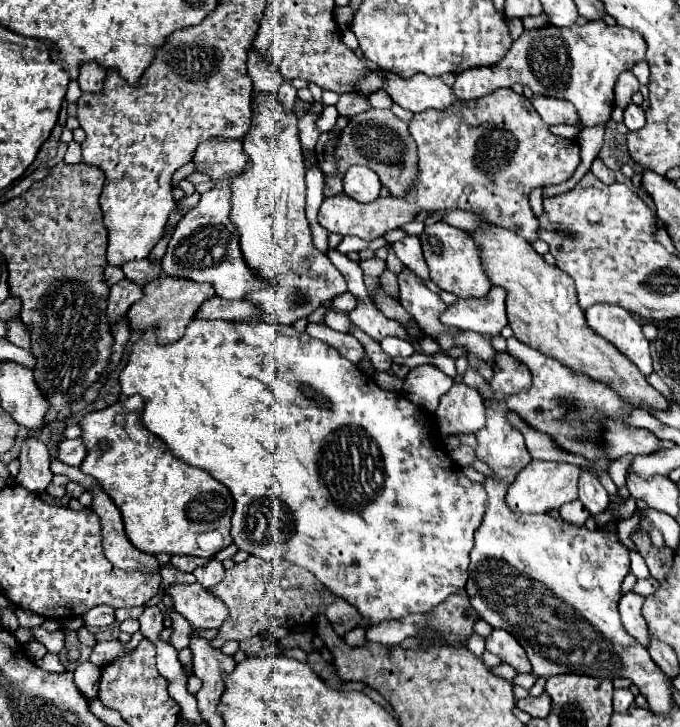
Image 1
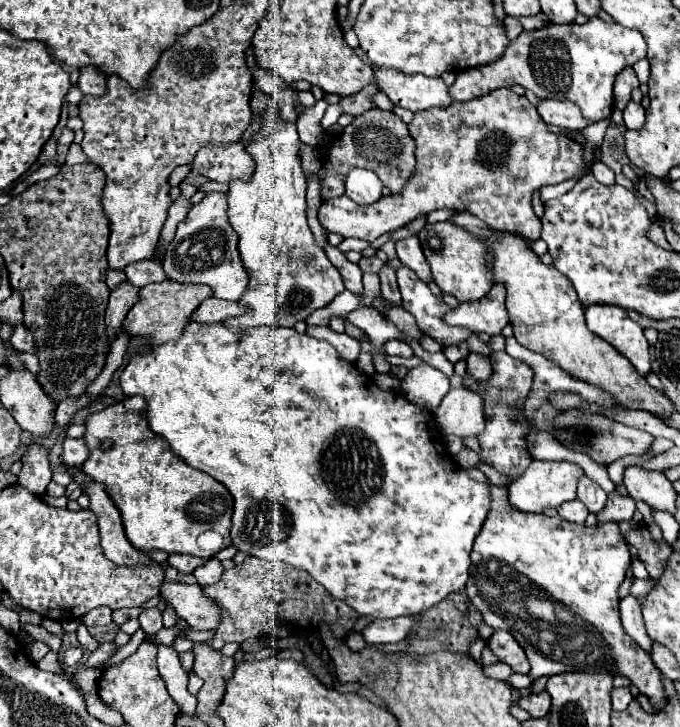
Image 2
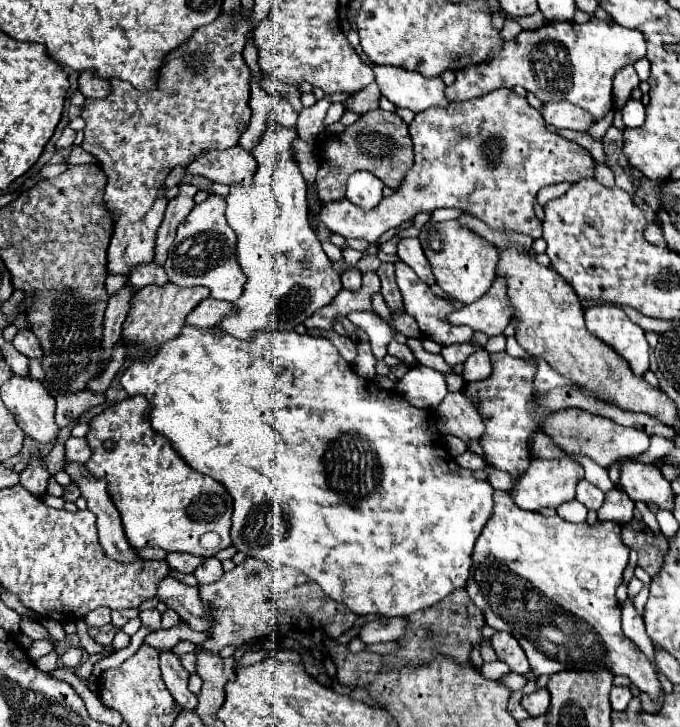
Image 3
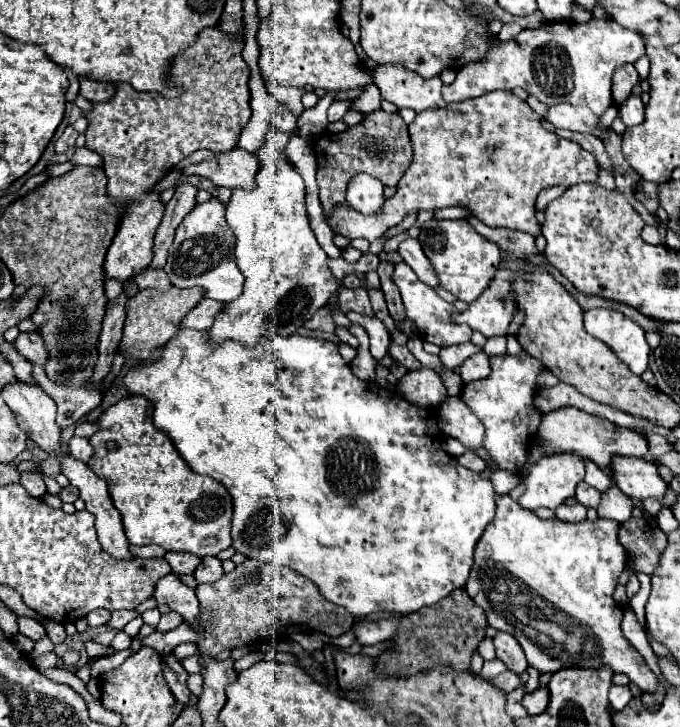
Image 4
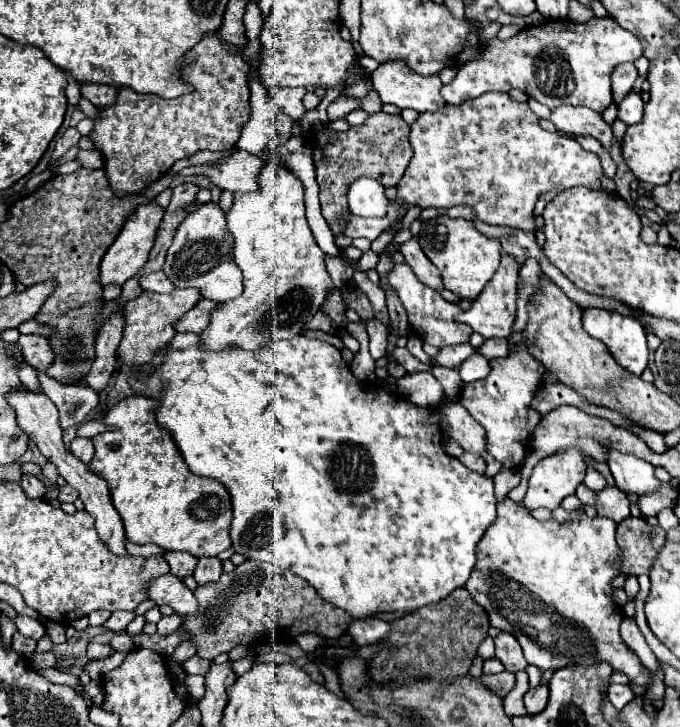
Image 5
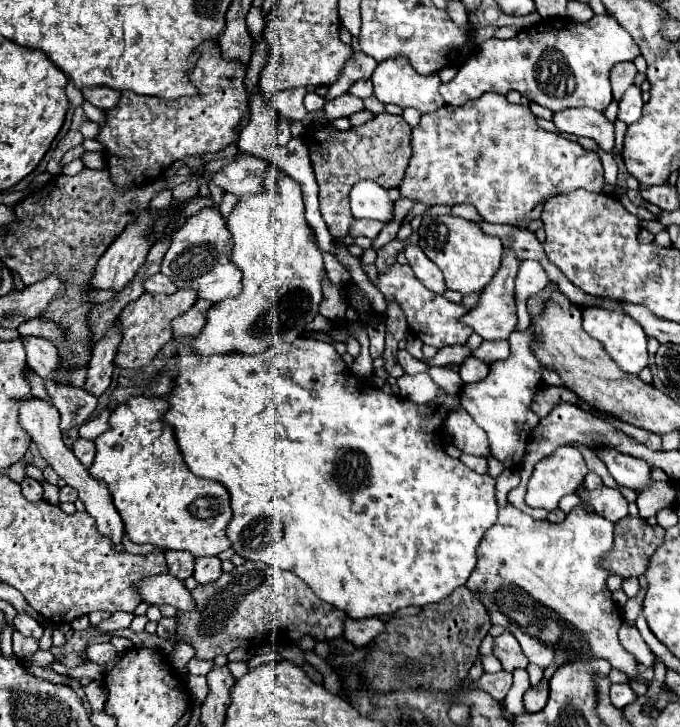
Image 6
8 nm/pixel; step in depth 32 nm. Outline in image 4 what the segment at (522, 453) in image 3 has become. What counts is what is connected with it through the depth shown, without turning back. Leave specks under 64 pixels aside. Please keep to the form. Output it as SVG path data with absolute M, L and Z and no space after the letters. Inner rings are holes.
M524 352L520 356L492 356L490 366L492 372L488 378L464 384L462 398L484 424L484 450L490 454L496 466L512 474L522 474L528 464L532 434L536 434L536 428L540 426L540 412L534 408L532 402L536 394L536 376L542 364L540 360Z

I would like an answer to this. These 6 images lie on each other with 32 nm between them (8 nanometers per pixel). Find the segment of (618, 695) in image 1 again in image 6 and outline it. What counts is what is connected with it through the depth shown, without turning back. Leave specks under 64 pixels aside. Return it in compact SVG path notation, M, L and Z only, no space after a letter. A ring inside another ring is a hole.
M612 684L610 686L610 700L616 708L624 708L626 704L636 700L636 694L632 692L632 688L628 684Z

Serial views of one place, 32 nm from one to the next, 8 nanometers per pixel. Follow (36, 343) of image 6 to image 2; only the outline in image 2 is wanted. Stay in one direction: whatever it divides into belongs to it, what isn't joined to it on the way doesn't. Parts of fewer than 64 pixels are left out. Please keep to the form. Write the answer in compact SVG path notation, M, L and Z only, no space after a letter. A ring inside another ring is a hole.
M24 324L12 326L12 336L10 336L10 344L18 350L24 352L34 352L34 340L32 340L32 332L28 332L28 328Z

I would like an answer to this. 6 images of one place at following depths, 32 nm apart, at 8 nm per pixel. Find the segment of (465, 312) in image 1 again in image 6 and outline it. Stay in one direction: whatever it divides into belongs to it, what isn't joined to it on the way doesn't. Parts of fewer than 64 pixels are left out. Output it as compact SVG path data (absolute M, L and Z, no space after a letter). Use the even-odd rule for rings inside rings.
M506 252L500 264L500 270L496 272L496 276L488 282L488 286L482 290L480 300L476 302L476 306L466 312L464 316L460 316L460 322L468 324L476 334L480 334L484 340L506 340L510 336L510 332L516 326L516 302L514 302L514 282L516 282L516 272L518 272L518 258L514 256L514 252Z

